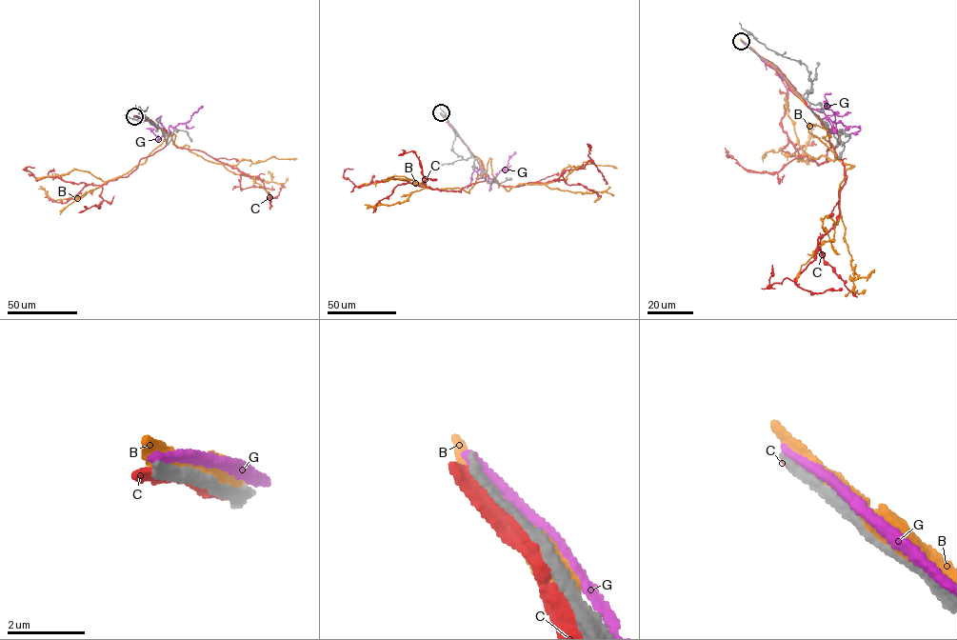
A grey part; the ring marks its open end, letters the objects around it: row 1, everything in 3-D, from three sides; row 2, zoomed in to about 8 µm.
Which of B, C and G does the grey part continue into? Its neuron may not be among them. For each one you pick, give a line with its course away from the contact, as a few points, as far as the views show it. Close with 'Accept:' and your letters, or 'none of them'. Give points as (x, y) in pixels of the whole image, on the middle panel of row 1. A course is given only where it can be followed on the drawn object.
Accept: none of them

